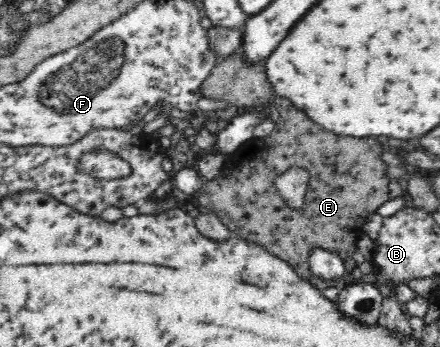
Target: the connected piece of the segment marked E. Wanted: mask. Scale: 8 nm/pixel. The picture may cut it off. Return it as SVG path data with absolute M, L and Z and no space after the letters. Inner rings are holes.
M275 96L273 104L279 111L279 120L275 123L273 132L264 140L247 140L235 152L228 154L225 168L222 168L214 179L206 180L201 192L197 192L197 196L201 194L198 198L199 204L215 213L234 235L287 261L302 279L311 279L312 270L308 263L311 248L323 248L338 253L345 262L346 271L351 273L356 266L353 254L357 249L359 236L364 233L367 216L376 213L387 201L405 194L402 181L390 180L385 175L387 164L379 157L383 150L375 138L335 136L333 132L319 128L313 120L305 116L305 112L299 112L299 108L295 108L284 96ZM291 167L308 170L311 178L300 208L291 208L275 186L275 179Z

